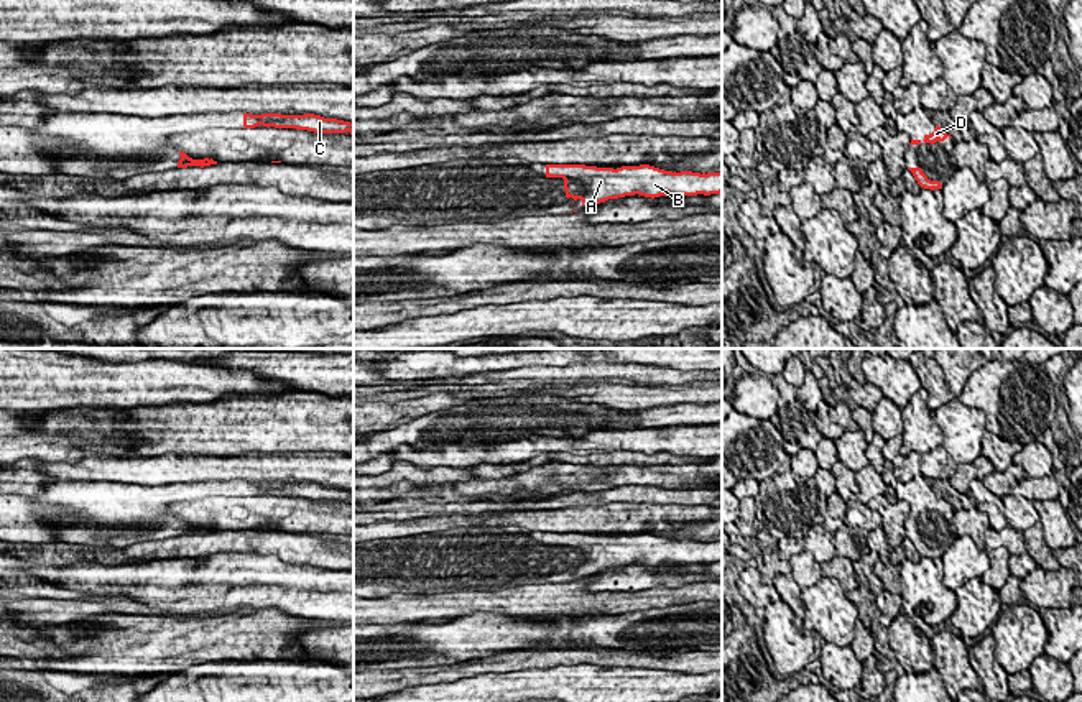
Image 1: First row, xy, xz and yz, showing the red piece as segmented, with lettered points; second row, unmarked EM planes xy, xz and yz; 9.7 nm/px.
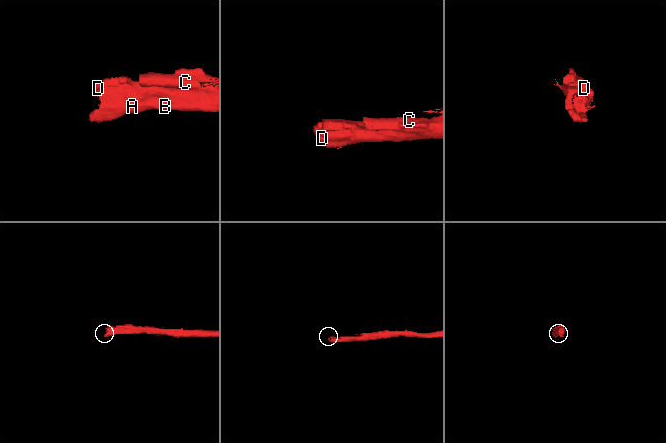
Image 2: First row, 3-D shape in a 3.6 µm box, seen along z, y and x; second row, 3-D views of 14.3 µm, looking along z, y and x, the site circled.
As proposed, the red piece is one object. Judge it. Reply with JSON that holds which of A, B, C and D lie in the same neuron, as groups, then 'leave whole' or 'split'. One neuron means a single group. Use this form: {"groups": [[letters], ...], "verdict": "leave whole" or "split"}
{"groups": [["A", "B", "C", "D"]], "verdict": "leave whole"}

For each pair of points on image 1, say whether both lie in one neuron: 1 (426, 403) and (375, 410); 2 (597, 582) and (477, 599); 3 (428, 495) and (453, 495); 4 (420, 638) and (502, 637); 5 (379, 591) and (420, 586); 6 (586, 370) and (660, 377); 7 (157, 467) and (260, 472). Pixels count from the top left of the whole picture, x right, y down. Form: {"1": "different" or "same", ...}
{"1": "same", "2": "different", "3": "same", "4": "same", "5": "same", "6": "same", "7": "same"}

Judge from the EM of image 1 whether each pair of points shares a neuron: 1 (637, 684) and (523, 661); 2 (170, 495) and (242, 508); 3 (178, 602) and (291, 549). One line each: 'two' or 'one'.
1: two
2: two
3: two

